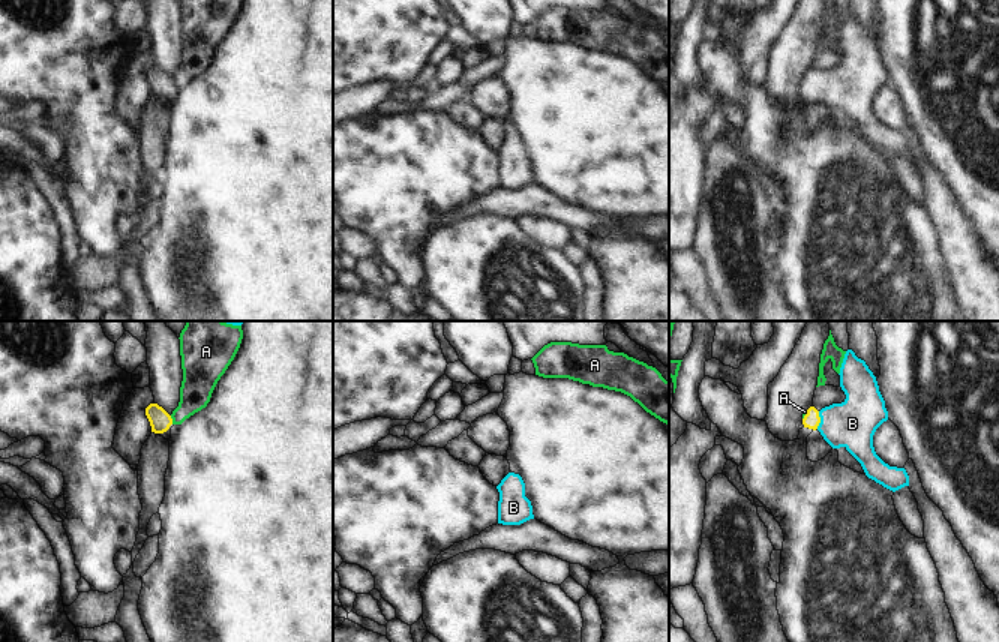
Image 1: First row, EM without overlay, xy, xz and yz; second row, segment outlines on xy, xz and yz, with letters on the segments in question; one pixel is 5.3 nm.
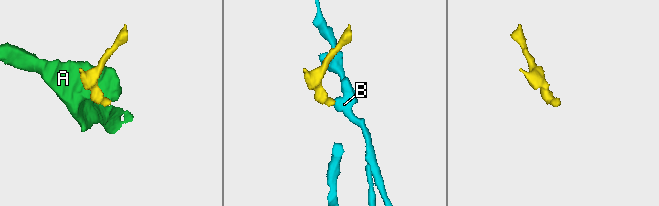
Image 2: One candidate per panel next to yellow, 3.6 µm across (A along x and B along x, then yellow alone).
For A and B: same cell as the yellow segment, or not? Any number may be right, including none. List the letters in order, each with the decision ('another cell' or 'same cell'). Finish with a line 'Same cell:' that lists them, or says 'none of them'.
A: another cell
B: same cell
Same cell: B

